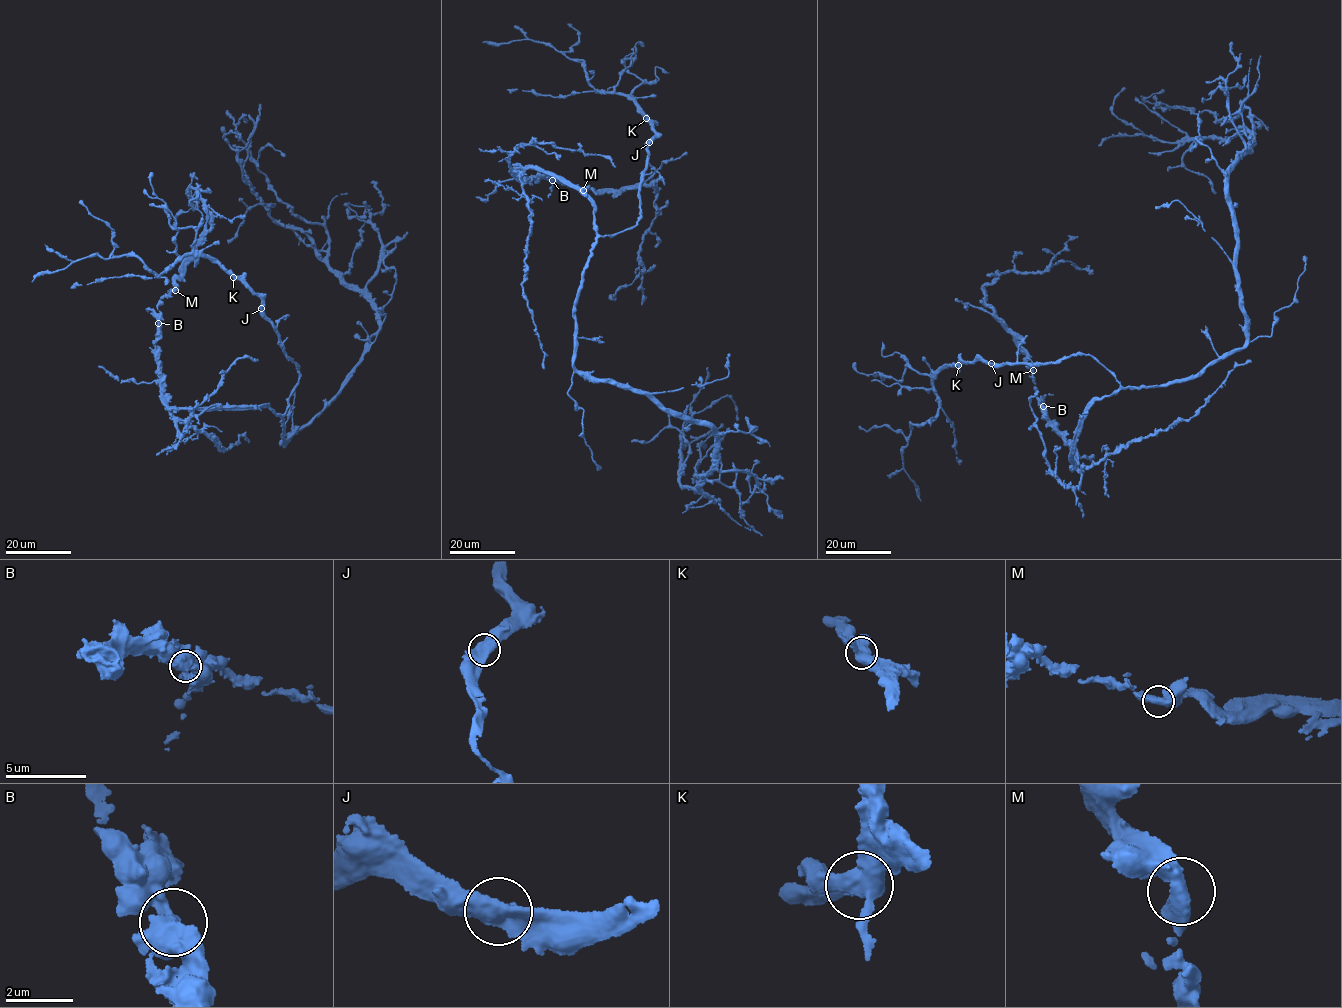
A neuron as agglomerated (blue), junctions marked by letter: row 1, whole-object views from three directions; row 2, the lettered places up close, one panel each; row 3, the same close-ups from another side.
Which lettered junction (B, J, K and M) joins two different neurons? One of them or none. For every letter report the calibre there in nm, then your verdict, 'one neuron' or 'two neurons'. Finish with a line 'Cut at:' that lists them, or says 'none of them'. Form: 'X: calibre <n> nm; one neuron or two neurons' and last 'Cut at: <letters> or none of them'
B: calibre 480 nm; one neuron
J: calibre 600 nm; one neuron
K: calibre 550 nm; one neuron
M: calibre 500 nm; one neuron
Cut at: none of them

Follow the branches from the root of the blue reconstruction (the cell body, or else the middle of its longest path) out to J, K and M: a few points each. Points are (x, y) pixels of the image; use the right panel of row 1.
J: (1186, 378), (1161, 387), (1123, 387), (1100, 363), (1084, 353), (1030, 366), (991, 364)
K: (1186, 378), (1161, 387), (1123, 387), (1100, 363), (1084, 353), (1030, 366), (989, 364), (979, 360), (958, 365)
M: (1186, 378), (1161, 387), (1121, 389), (1089, 403), (1072, 456), (1076, 466), (1076, 448), (1036, 397), (1033, 369)

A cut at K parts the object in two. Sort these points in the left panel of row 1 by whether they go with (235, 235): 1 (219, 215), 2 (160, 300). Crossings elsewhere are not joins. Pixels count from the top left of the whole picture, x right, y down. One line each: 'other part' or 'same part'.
1: same part
2: same part

